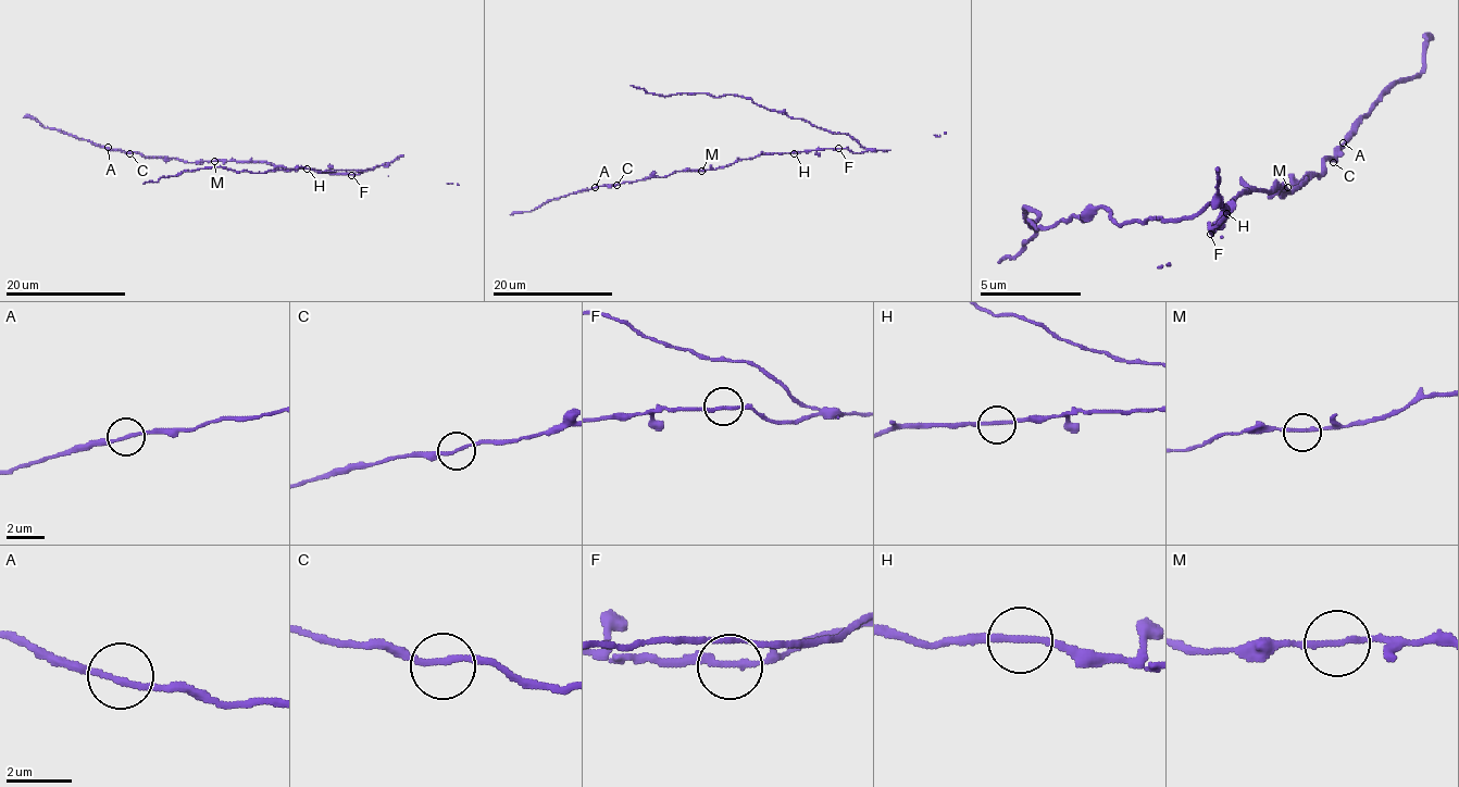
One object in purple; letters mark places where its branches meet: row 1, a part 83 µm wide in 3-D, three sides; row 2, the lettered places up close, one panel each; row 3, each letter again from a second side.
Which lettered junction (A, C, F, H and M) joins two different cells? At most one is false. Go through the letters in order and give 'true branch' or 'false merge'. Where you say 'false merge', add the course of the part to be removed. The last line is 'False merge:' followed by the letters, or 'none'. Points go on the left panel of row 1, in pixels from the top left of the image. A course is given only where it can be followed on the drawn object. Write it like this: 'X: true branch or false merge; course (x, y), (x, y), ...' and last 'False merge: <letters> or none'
A: true branch
C: true branch
F: false merge; course (352, 174), (379, 165), (370, 170), (316, 172), (301, 166), (263, 173), (204, 166), (144, 184)
H: true branch
M: true branch
False merge: F

